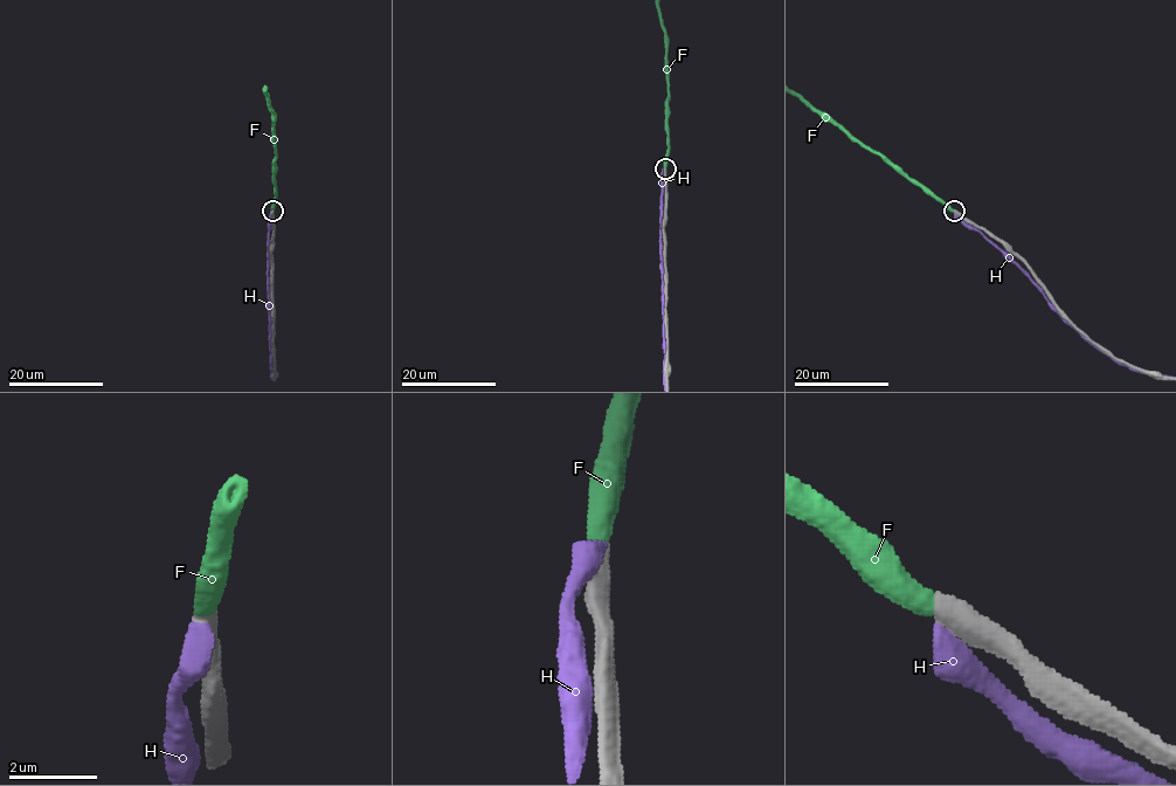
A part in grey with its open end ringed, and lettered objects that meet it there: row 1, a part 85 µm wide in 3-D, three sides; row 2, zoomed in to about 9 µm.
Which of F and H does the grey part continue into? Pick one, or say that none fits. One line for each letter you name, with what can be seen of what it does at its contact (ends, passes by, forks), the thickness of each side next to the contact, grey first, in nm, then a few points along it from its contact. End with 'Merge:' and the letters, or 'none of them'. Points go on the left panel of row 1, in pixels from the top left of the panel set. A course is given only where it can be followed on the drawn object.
F: it ends | 550/500 nm
Merge: F

